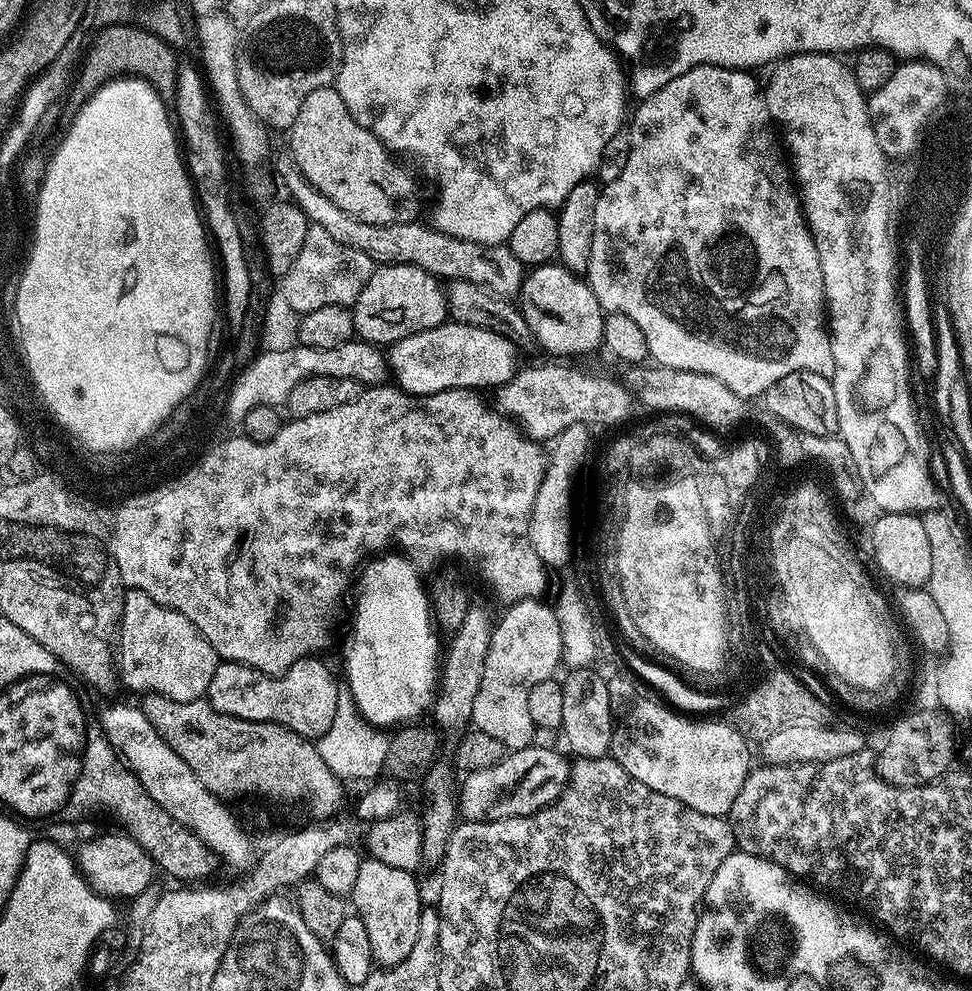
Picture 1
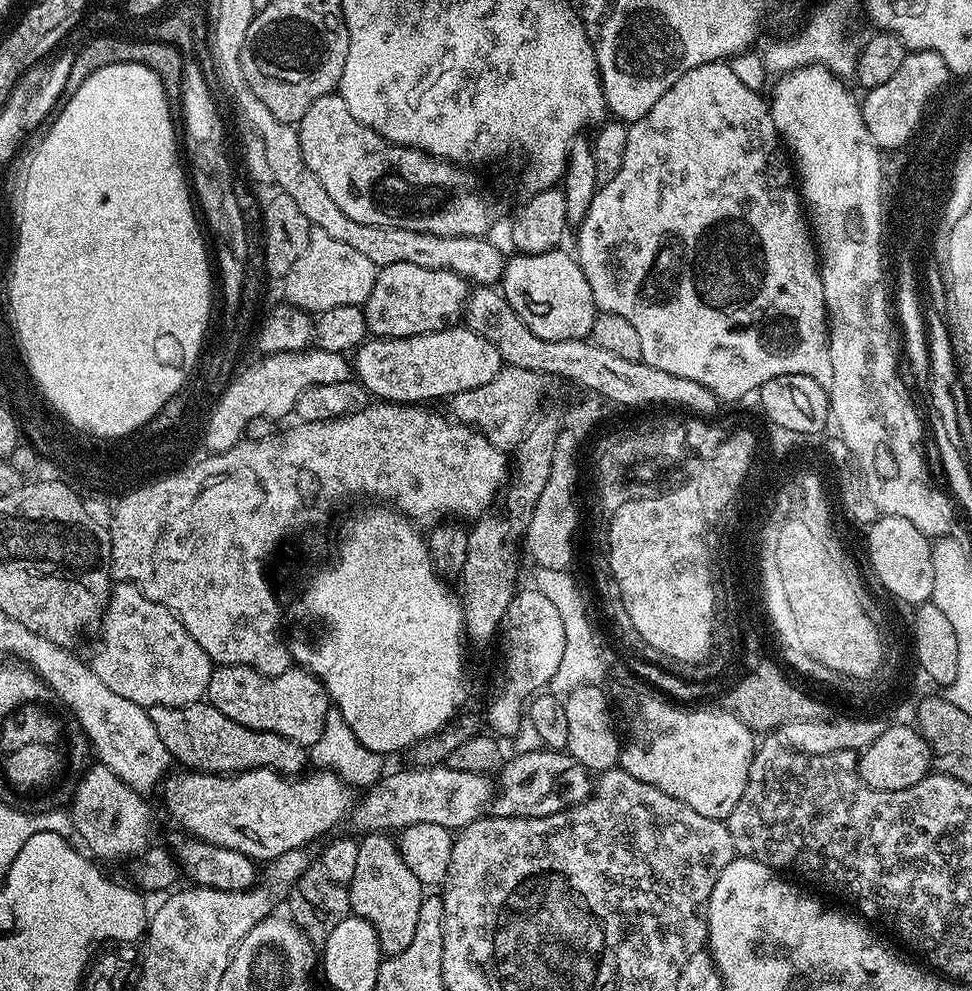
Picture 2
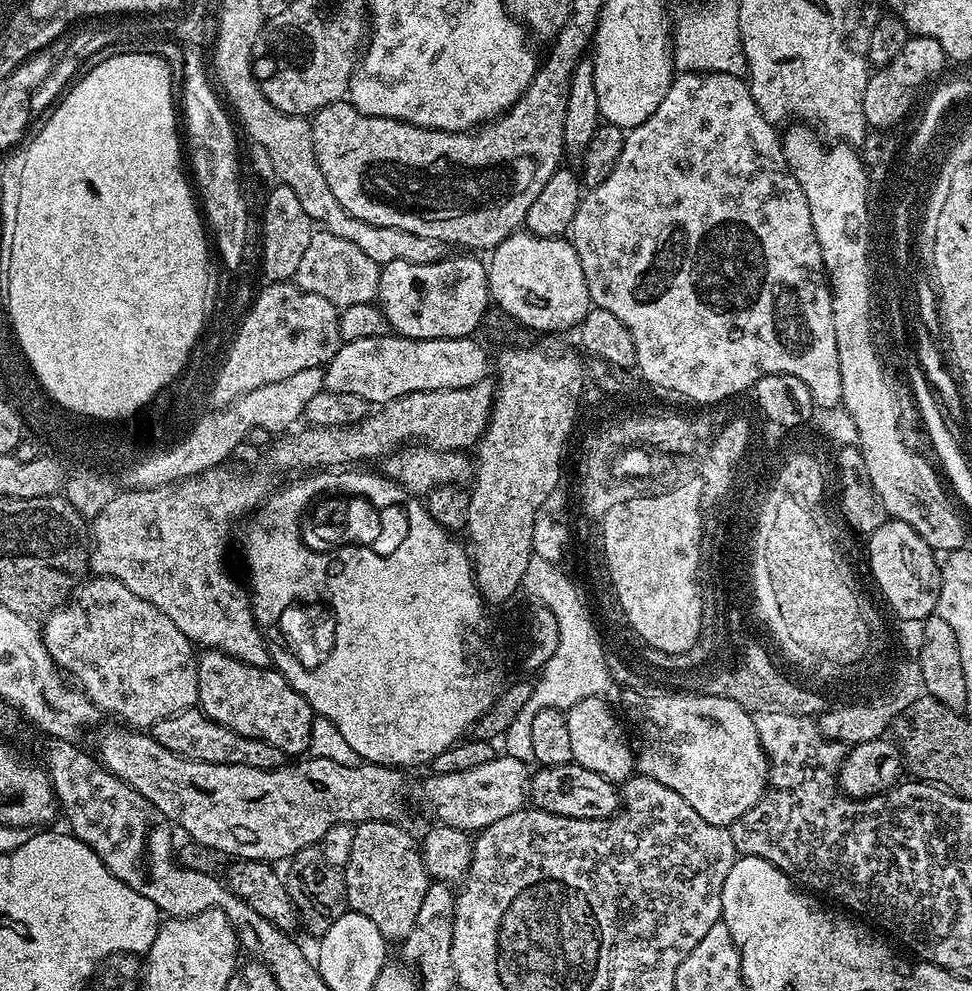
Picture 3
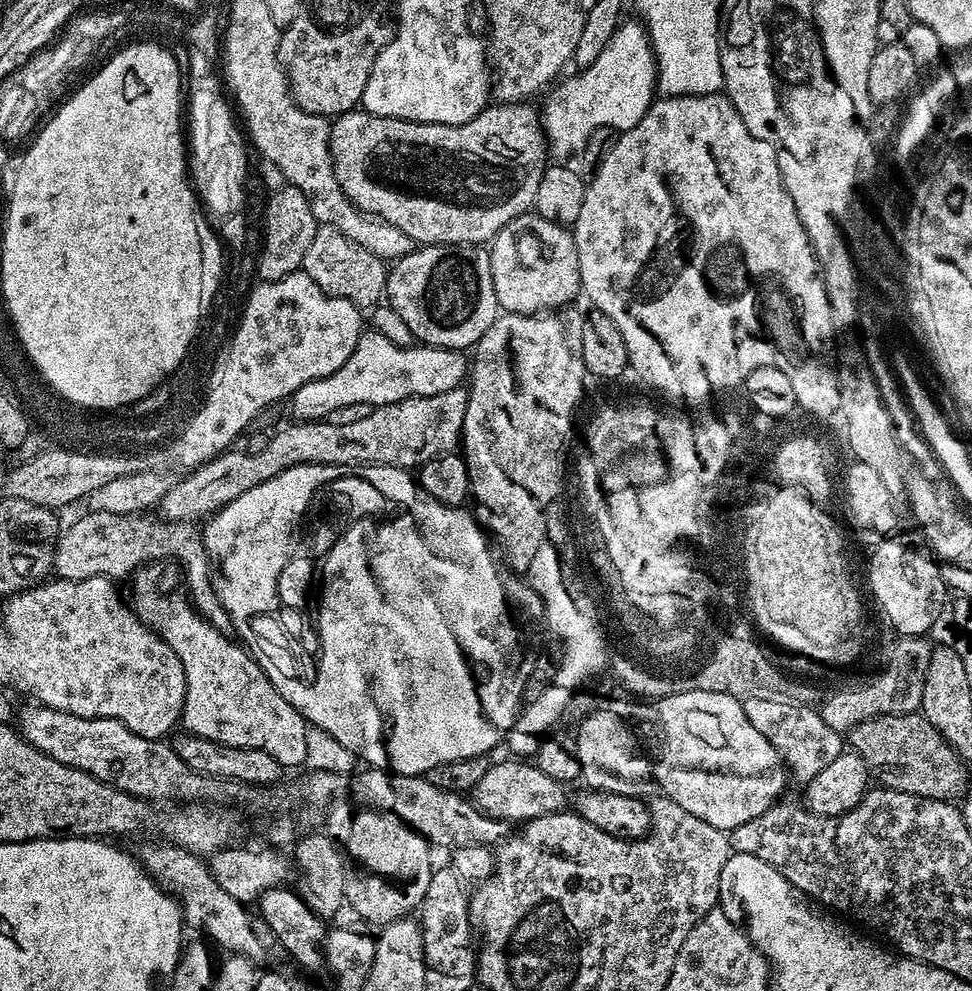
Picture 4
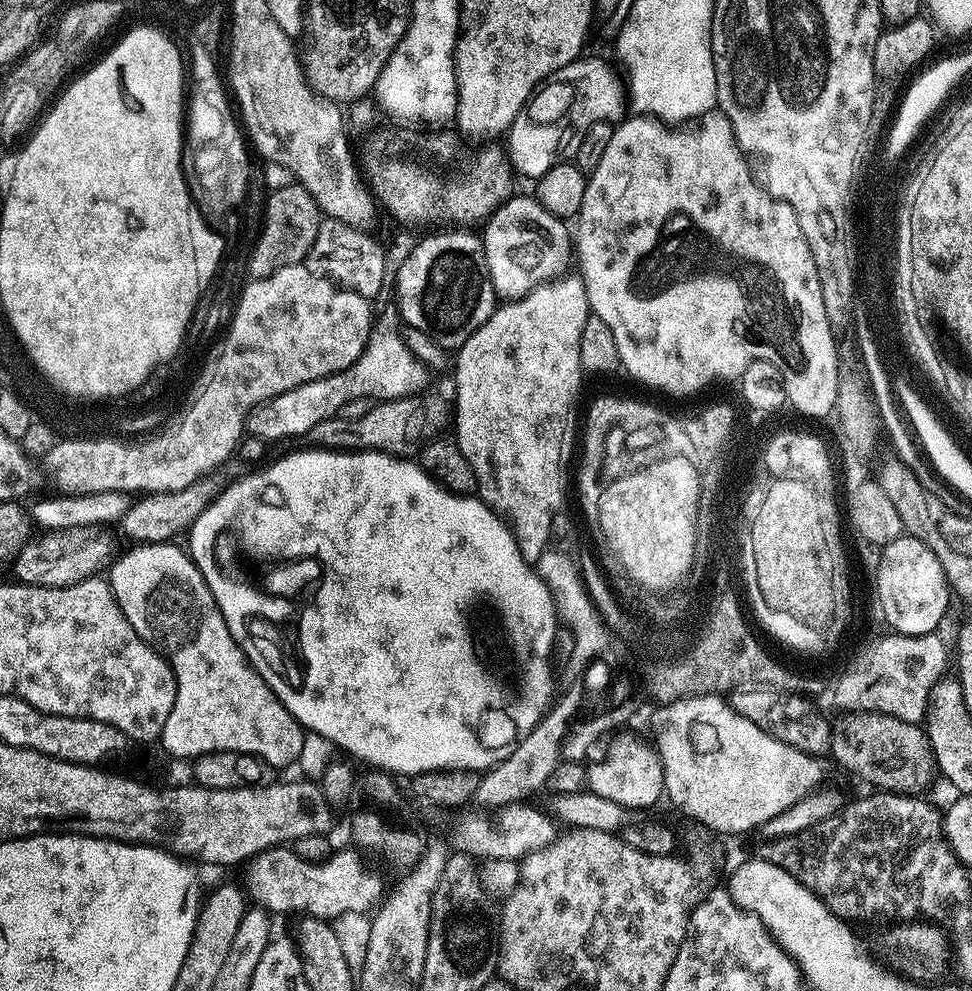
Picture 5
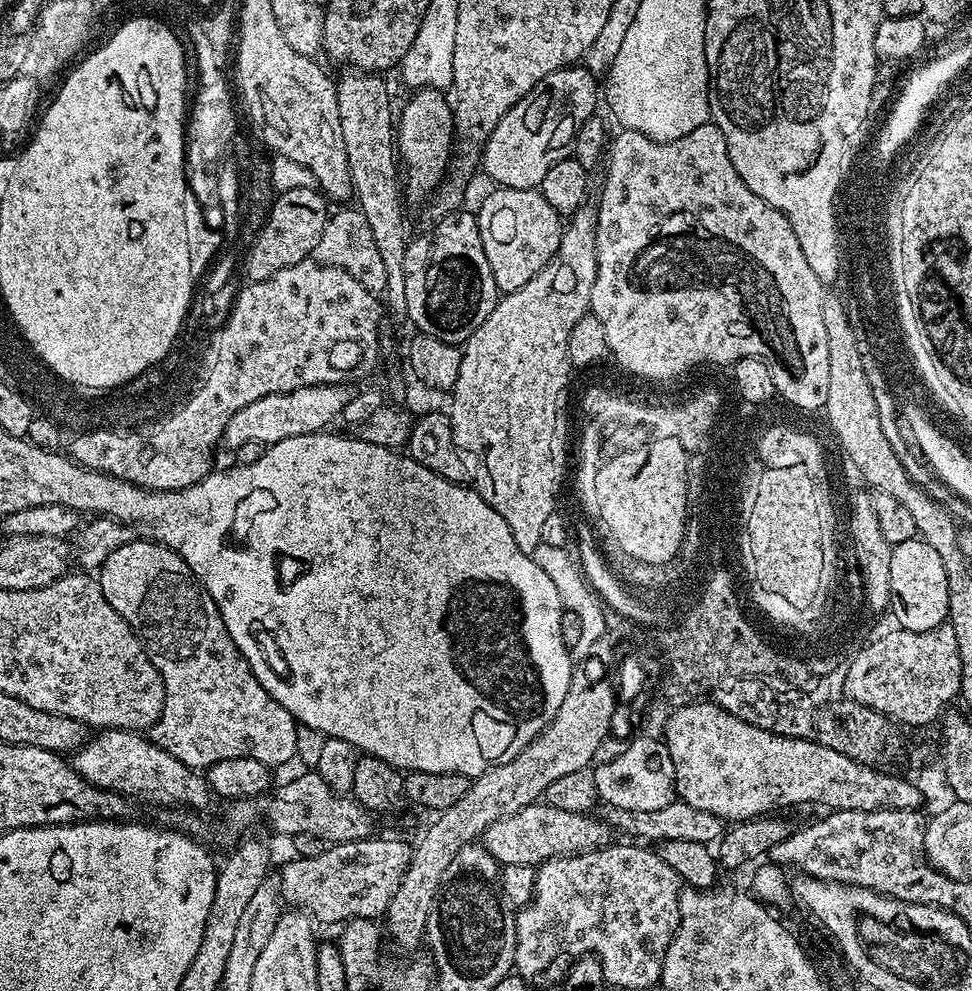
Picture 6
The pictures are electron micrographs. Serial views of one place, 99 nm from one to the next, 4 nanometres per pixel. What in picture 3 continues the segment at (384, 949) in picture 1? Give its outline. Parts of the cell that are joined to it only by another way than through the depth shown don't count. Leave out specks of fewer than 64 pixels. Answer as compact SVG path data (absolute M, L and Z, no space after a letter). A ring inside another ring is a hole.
M375 820L355 825L354 846L350 849L350 862L343 868L348 907L358 914L366 914L384 935L385 941L402 942L414 930L418 909L430 883L424 868L421 845L399 823Z

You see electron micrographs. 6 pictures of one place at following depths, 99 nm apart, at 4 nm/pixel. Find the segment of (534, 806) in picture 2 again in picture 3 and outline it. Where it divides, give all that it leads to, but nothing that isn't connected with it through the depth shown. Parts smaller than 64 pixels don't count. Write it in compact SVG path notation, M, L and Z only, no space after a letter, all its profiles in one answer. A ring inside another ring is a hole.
M575 762L549 768L537 767L530 776L530 800L544 812L579 820L608 820L622 807L617 785Z

